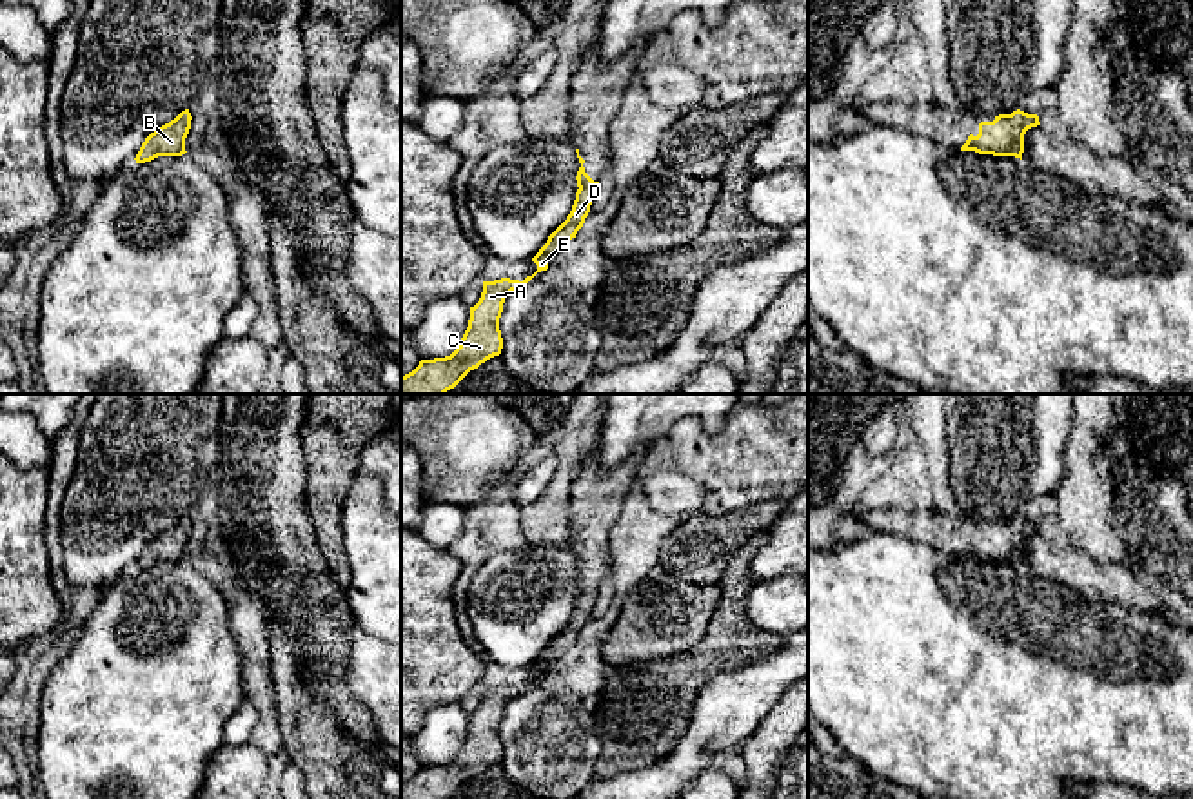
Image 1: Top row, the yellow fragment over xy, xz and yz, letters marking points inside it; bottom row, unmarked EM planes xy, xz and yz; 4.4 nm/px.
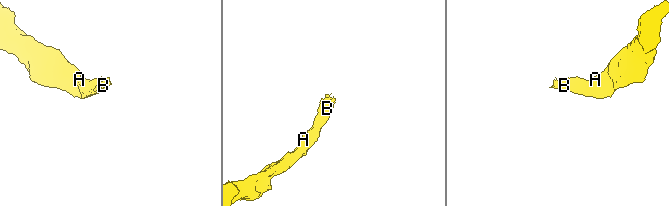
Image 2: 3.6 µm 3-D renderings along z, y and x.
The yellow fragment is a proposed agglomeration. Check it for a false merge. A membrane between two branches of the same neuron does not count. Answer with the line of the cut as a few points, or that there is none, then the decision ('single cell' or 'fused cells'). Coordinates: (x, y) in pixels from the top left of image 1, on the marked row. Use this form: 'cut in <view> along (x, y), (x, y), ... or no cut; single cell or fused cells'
no cut; single cell

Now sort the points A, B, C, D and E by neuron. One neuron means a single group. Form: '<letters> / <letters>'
A B C D E

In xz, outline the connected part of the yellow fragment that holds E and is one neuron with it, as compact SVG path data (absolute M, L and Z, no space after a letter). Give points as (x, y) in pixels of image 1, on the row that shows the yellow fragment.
M576 149L576 153L581 163L576 176L579 189L567 220L548 236L547 243L532 258L537 271L523 281L510 278L483 281L481 298L474 307L470 307L468 327L459 347L450 356L421 360L412 372L401 376L401 394L445 394L470 370L501 354L503 338L499 330L499 318L505 298L512 291L528 283L537 272L547 271L550 258L557 254L572 238L576 238L590 212L592 198L599 182L594 182L585 173L585 160L579 156L579 149Z

